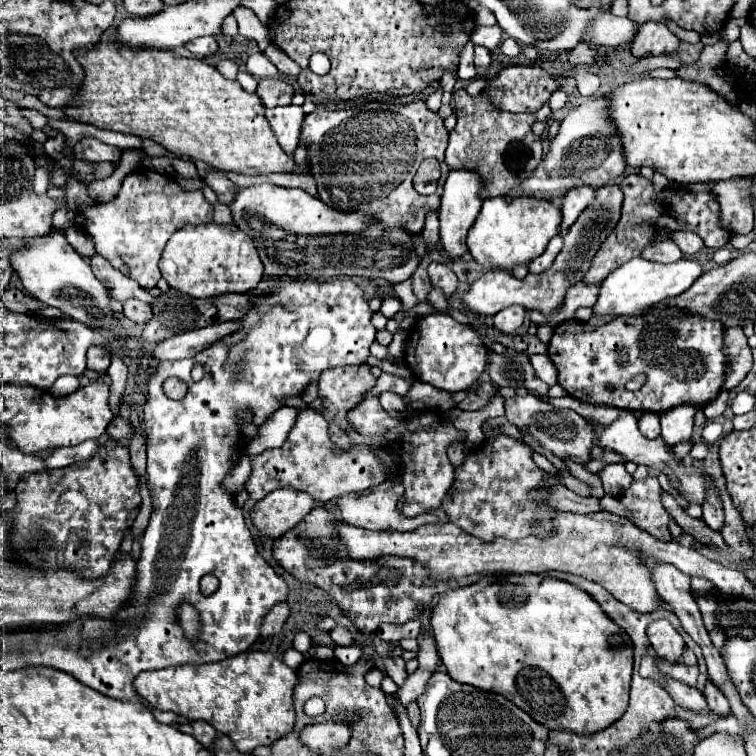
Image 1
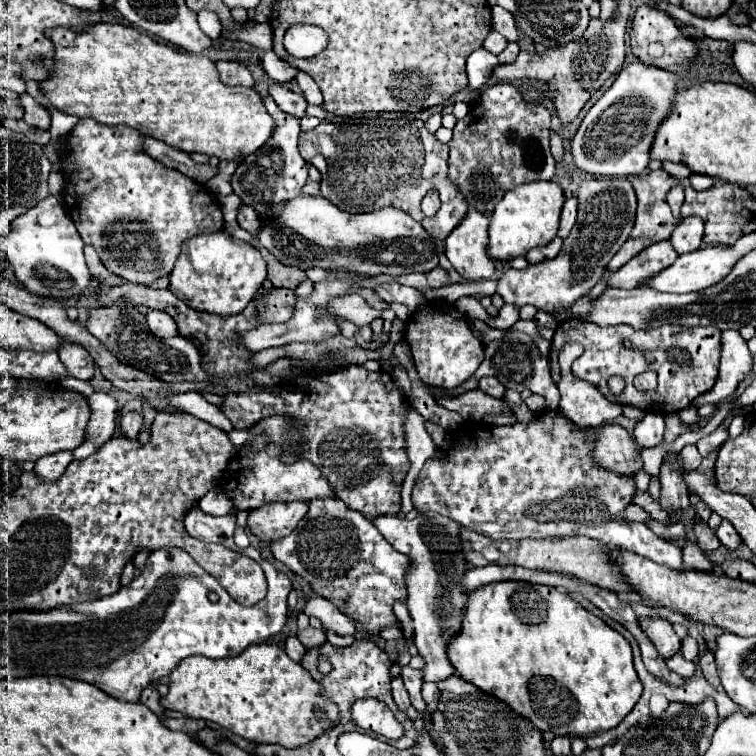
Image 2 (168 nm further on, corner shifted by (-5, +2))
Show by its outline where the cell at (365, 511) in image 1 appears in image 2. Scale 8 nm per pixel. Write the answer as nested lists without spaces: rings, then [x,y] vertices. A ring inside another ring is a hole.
[[[389,513],[371,517],[371,523],[397,551],[403,551],[415,559],[415,567],[411,567],[411,575],[407,575],[407,609],[415,627],[413,643],[419,655],[425,659],[423,679],[447,679],[455,673],[445,655],[447,639],[459,629],[463,603],[467,603],[467,591],[459,587],[459,575],[463,575],[463,571],[469,567],[463,563],[463,555],[459,555],[459,523],[443,515],[415,515],[413,519],[407,519]]]

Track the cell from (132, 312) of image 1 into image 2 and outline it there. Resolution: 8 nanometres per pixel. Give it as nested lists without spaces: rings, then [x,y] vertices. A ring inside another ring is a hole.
[[[149,311],[147,313],[147,327],[153,331],[157,337],[175,337],[177,335],[177,323],[173,321],[171,315],[163,311]]]

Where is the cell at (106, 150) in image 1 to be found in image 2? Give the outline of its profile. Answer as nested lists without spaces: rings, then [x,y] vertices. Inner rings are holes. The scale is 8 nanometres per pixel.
[[[81,119],[69,133],[61,157],[69,165],[63,173],[63,199],[79,235],[85,243],[97,249],[103,265],[111,273],[127,281],[151,285],[155,279],[171,273],[183,239],[223,229],[219,203],[215,203],[197,181],[151,159],[143,151],[143,135],[139,131],[131,131],[129,127],[107,127],[93,119]]]

